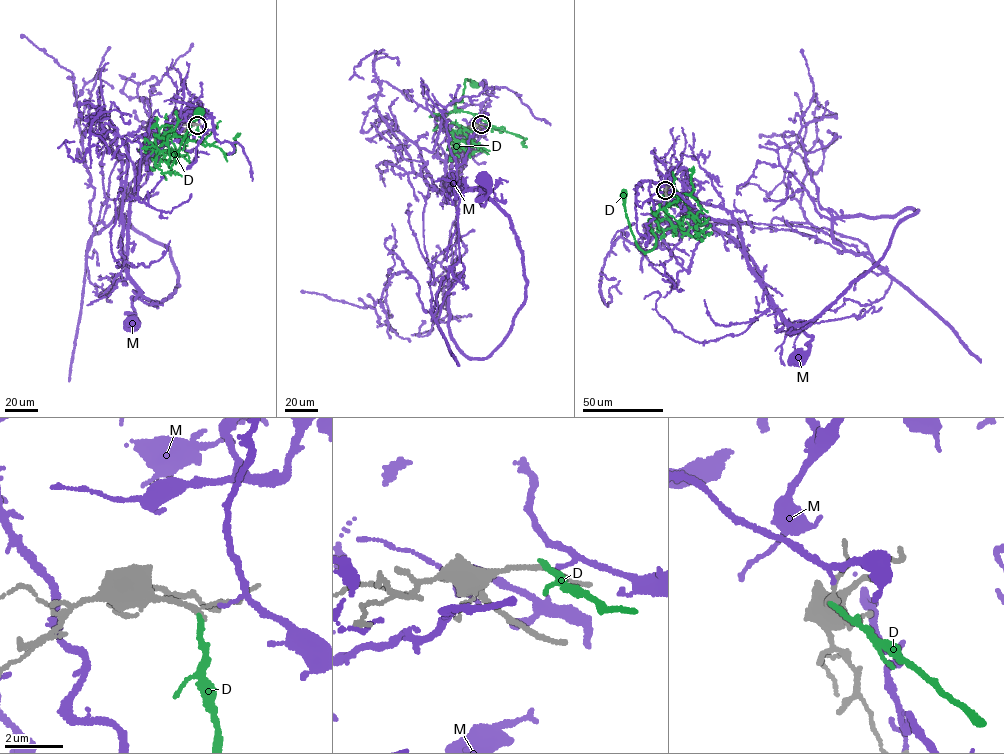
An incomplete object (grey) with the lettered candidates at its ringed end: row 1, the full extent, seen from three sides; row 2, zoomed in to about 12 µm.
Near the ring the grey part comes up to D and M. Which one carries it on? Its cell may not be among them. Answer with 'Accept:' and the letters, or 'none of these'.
Accept: none of these

